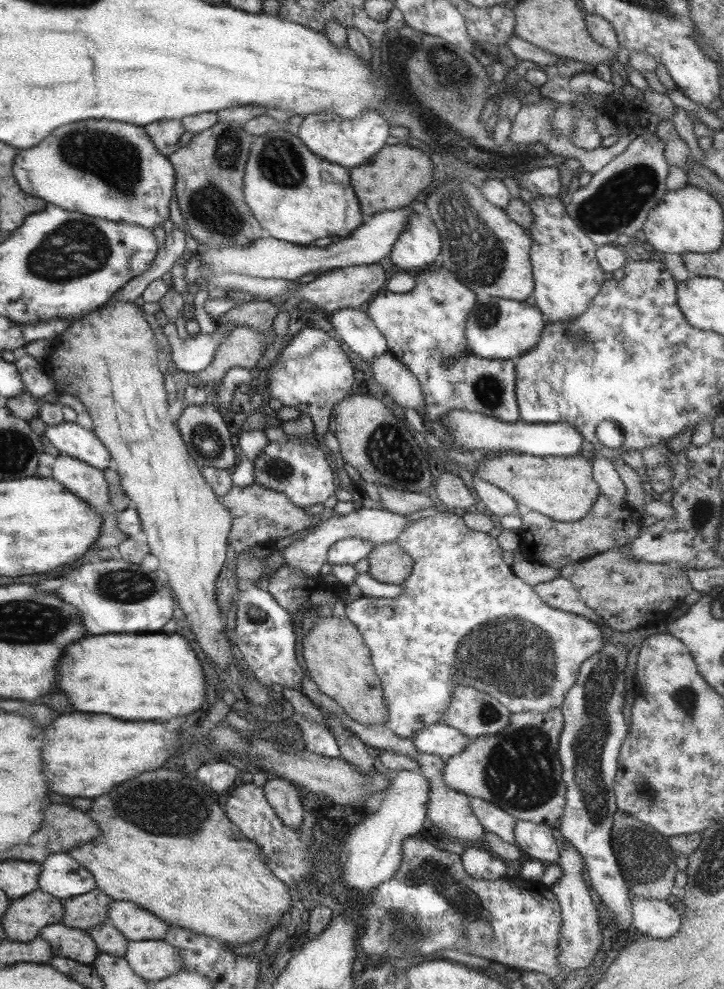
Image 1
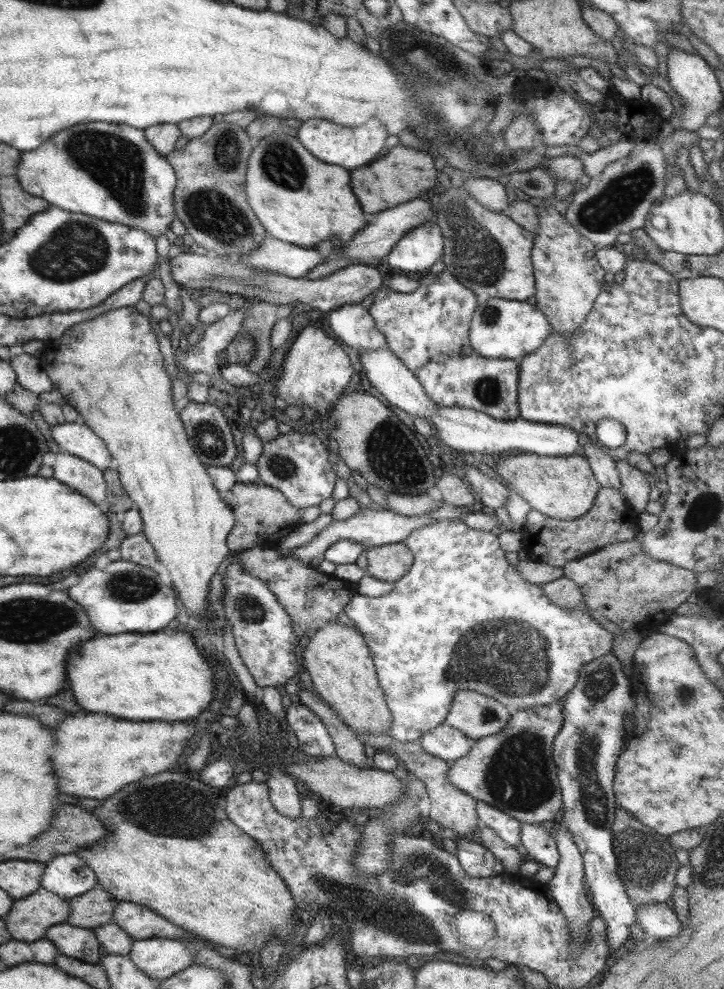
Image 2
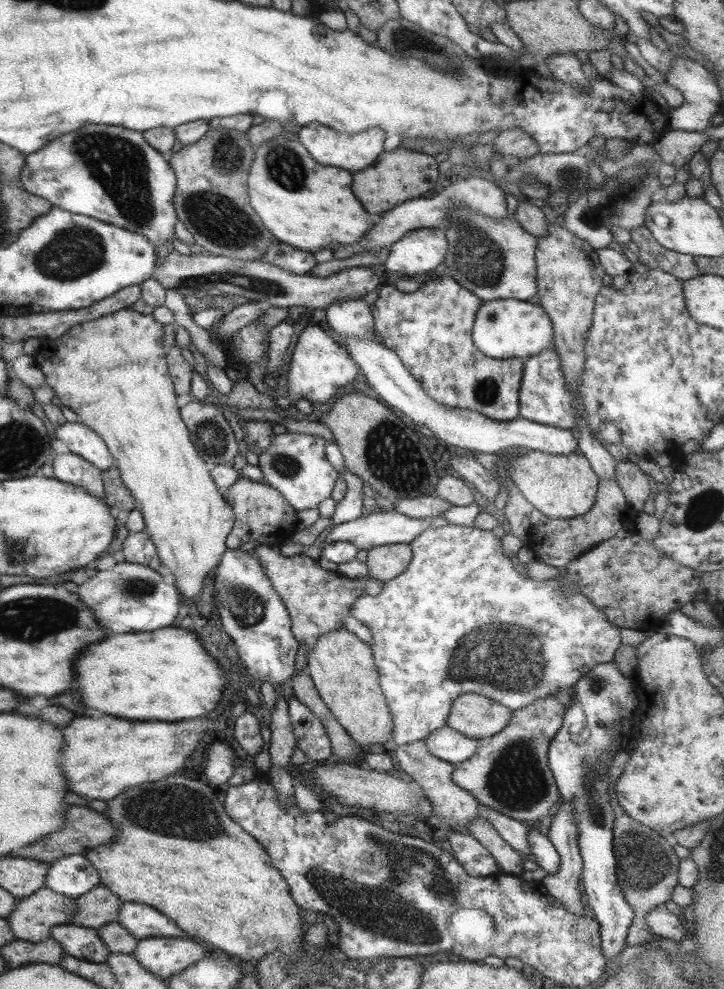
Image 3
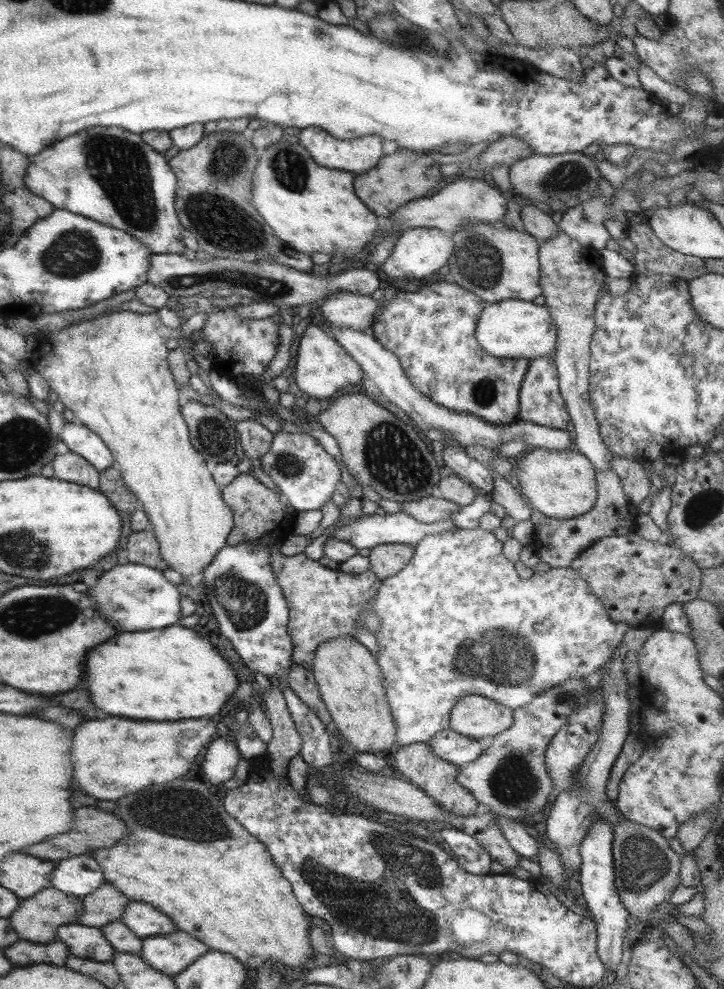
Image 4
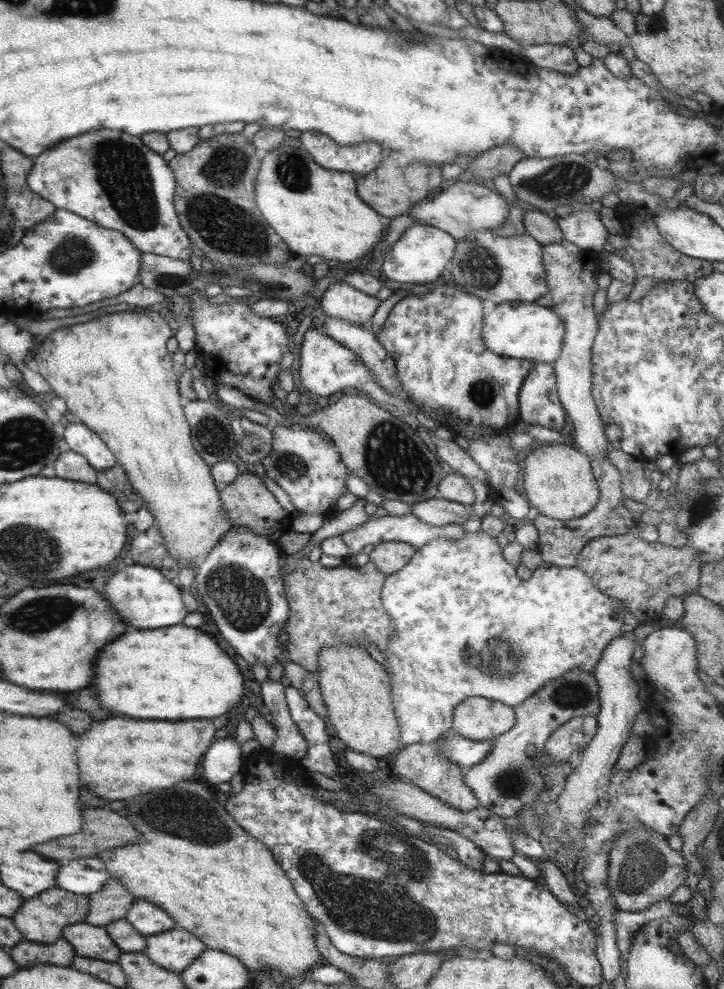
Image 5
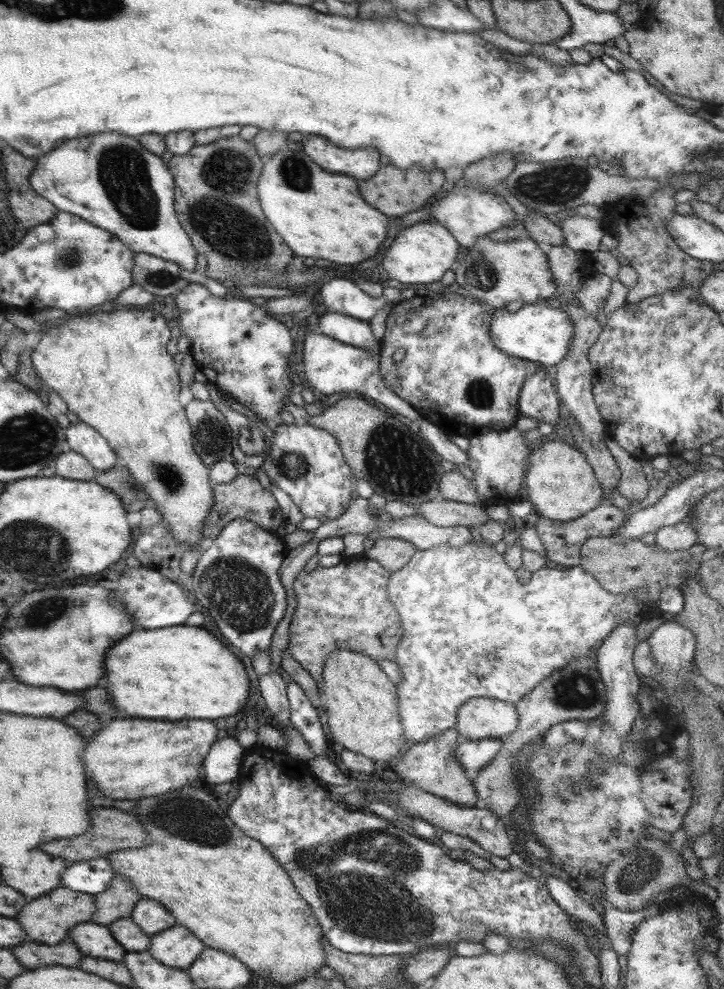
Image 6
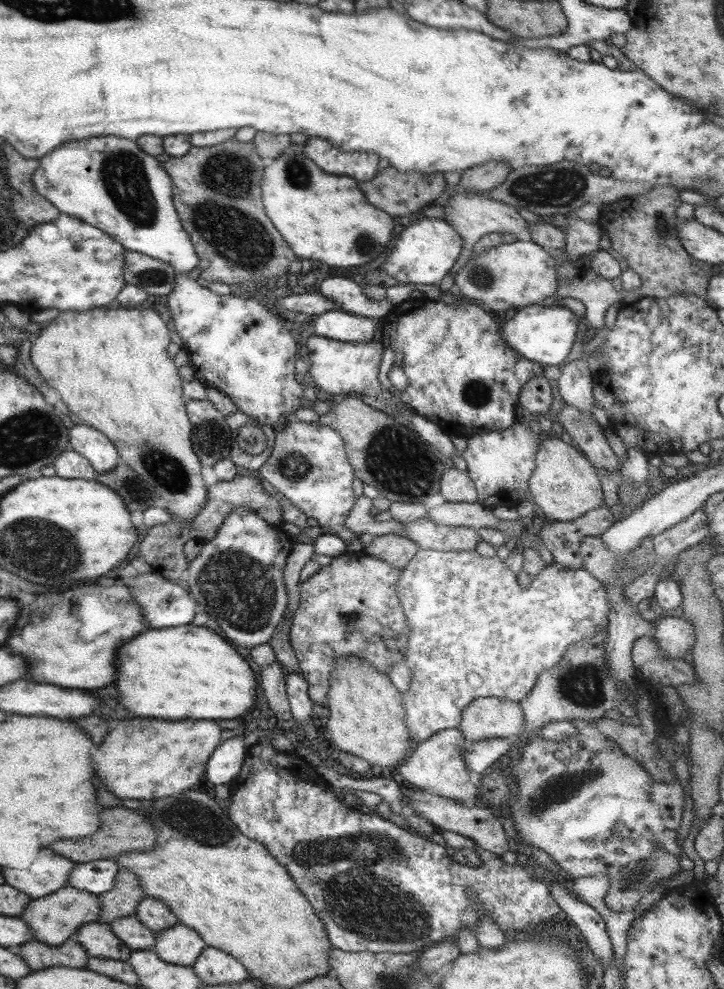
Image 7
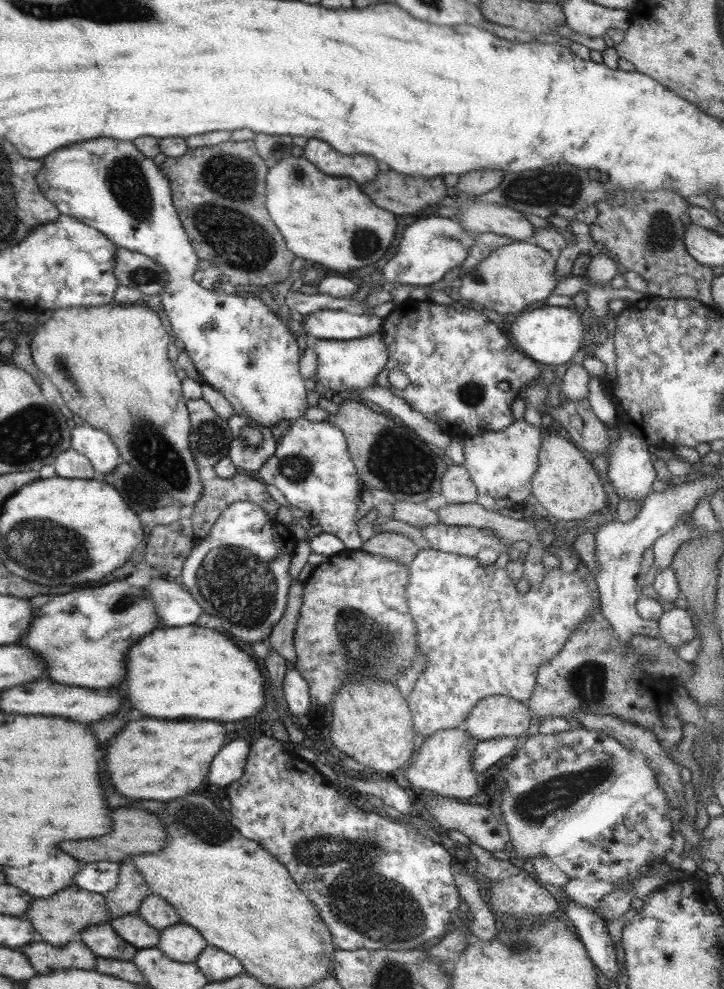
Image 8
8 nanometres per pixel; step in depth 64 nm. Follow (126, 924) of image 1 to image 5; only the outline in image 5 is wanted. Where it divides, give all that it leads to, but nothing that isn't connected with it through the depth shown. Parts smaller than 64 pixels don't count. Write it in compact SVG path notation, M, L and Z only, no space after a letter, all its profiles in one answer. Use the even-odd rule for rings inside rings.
M143 900L134 901L125 919L145 937L175 928L174 919L165 910Z

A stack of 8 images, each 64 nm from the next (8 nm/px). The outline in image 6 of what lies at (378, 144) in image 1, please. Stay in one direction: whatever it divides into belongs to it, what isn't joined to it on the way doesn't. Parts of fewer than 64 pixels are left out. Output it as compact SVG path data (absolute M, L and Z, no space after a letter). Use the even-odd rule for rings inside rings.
M318 134L305 135L302 142L304 152L322 170L334 170L336 174L350 172L350 176L366 180L380 168L380 154L374 148L343 149Z

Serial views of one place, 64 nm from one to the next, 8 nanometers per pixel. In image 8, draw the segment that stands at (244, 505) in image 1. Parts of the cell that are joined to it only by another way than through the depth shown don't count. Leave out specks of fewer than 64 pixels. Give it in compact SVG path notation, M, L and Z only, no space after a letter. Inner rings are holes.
M238 471L232 478L223 479L217 476L202 483L203 489L200 498L192 506L192 510L189 511L188 516L193 523L192 530L196 539L206 538L216 520L220 518L220 514L223 514L224 509L227 509L233 502L248 501L257 504L266 511L268 518L272 518L272 520L276 519L280 505L272 499L272 496L266 489L266 484L250 473Z

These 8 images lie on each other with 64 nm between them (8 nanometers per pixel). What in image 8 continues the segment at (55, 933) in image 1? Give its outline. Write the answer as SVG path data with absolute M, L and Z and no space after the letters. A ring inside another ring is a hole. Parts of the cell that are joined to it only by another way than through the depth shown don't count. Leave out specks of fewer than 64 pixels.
M110 922L89 926L81 931L78 939L97 957L131 961L137 951L137 948L116 934Z

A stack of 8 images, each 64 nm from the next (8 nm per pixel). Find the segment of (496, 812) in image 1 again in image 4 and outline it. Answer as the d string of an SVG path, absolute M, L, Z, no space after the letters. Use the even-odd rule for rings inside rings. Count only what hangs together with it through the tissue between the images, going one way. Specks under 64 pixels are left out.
M495 814L495 821L501 826L502 832L511 847L521 856L532 858L539 854L539 842L534 833L524 823L516 823Z

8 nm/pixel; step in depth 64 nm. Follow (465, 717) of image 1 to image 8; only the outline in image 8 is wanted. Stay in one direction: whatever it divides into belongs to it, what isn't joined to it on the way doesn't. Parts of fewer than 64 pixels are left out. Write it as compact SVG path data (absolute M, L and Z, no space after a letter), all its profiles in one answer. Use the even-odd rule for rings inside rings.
M492 695L483 698L468 715L463 727L477 741L519 737L533 730L529 706L514 698Z

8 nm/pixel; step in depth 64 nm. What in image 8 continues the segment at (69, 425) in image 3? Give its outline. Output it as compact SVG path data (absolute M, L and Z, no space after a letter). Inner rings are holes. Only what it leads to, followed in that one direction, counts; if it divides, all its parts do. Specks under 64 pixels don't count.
M76 426L72 430L72 446L75 451L83 454L98 474L112 472L120 462L120 452L112 444L108 434L93 426Z

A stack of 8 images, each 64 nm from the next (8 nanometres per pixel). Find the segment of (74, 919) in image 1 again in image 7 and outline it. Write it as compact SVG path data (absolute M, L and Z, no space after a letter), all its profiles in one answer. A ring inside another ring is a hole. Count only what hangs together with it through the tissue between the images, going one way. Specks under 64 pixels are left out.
M119 869L114 888L99 895L102 907L99 922L110 924L117 918L134 916L145 896L138 876L131 870Z

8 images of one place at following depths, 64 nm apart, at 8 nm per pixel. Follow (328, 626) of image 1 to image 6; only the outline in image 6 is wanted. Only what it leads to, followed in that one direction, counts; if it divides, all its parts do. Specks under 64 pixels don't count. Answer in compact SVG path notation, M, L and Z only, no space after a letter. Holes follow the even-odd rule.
M348 650L334 651L326 657L323 682L322 697L329 716L327 731L331 741L374 762L390 761L404 750L408 740L398 712L397 685L373 658Z

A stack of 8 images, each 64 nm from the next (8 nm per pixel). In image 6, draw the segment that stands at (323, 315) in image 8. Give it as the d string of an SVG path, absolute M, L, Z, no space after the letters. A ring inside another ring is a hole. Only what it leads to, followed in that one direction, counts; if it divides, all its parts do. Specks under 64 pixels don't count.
M327 312L320 317L317 332L325 334L344 344L378 353L380 358L381 345L376 340L370 322L356 320L350 316L342 316L336 312Z

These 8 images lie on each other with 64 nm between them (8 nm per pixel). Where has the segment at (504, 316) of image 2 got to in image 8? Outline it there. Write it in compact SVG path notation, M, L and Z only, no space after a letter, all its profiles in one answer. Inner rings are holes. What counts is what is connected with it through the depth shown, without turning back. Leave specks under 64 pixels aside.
M541 306L532 311L520 312L511 323L510 332L518 346L535 361L549 366L570 362L584 346L585 316L568 307Z

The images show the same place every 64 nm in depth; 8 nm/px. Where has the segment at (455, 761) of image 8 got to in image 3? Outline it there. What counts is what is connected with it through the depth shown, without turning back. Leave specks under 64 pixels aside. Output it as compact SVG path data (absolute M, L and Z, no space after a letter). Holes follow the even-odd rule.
M425 741L413 742L410 744L398 745L395 750L398 766L410 775L410 778L419 784L424 790L424 795L430 800L432 812L445 821L452 829L461 830L470 821L478 818L480 804L469 794L467 790L460 788L453 780L452 775L455 765L436 758L427 747Z

